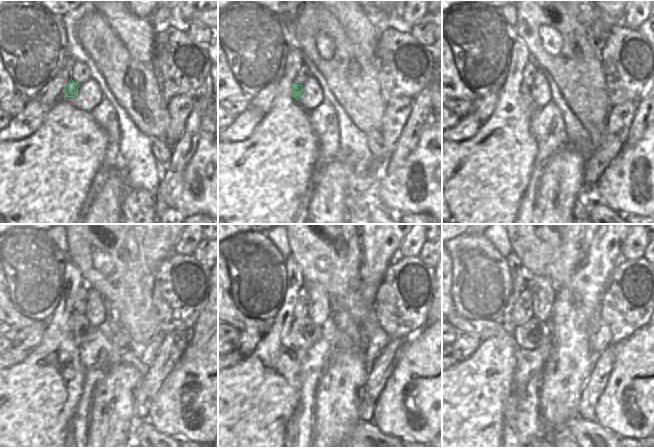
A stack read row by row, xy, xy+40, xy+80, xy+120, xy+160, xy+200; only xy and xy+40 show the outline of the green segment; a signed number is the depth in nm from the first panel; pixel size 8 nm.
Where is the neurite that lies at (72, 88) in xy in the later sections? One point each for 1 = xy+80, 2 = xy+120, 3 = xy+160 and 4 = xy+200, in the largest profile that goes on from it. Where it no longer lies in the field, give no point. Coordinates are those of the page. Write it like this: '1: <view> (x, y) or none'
1: xy+80 (531, 107)
2: xy+120 (81, 329)
3: xy+160 (305, 333)
4: xy+200 (533, 333)

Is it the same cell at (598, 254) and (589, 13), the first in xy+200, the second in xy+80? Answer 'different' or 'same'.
different

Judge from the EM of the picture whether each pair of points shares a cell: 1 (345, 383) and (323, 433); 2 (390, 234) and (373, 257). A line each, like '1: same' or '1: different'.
1: same
2: same

